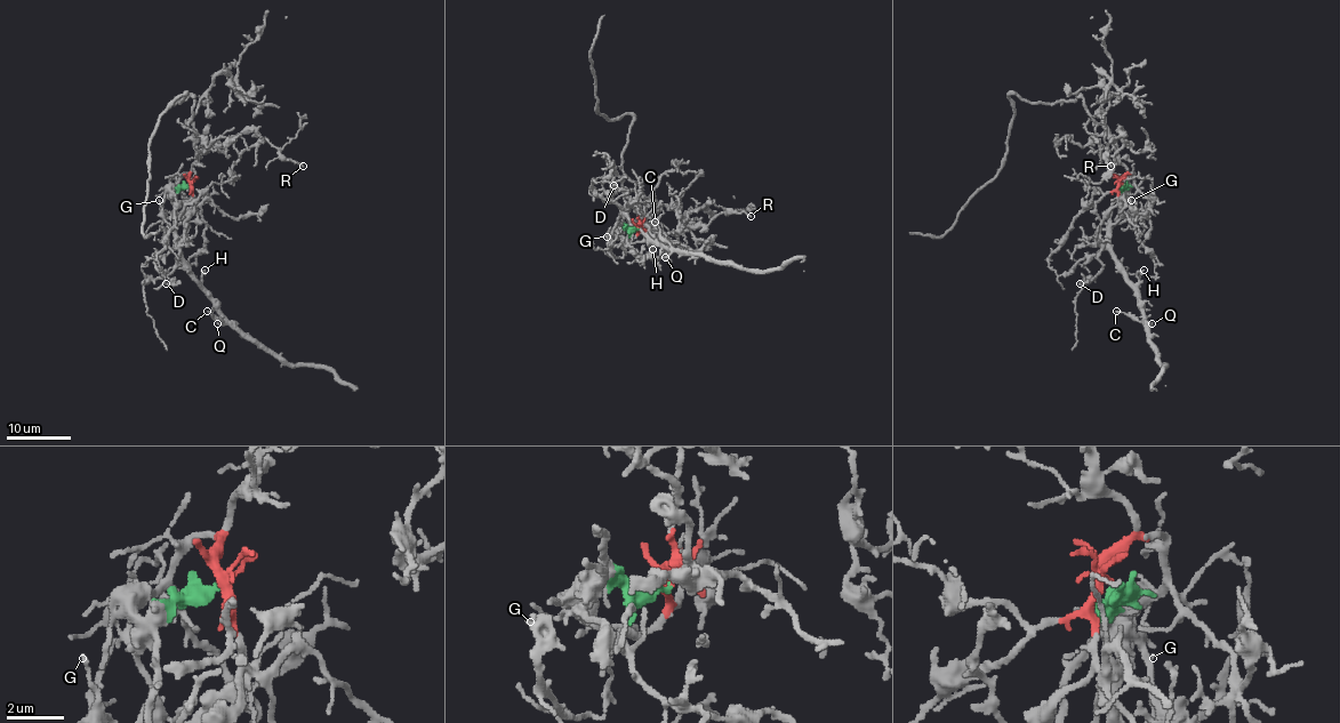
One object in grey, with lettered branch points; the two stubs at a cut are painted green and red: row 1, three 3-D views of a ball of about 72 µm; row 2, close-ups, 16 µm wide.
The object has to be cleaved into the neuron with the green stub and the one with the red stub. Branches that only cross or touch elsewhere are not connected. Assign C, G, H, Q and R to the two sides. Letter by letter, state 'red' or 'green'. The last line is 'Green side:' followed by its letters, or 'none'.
C: green
G: green
H: green
Q: green
R: red
Green side: C, G, H, Q

